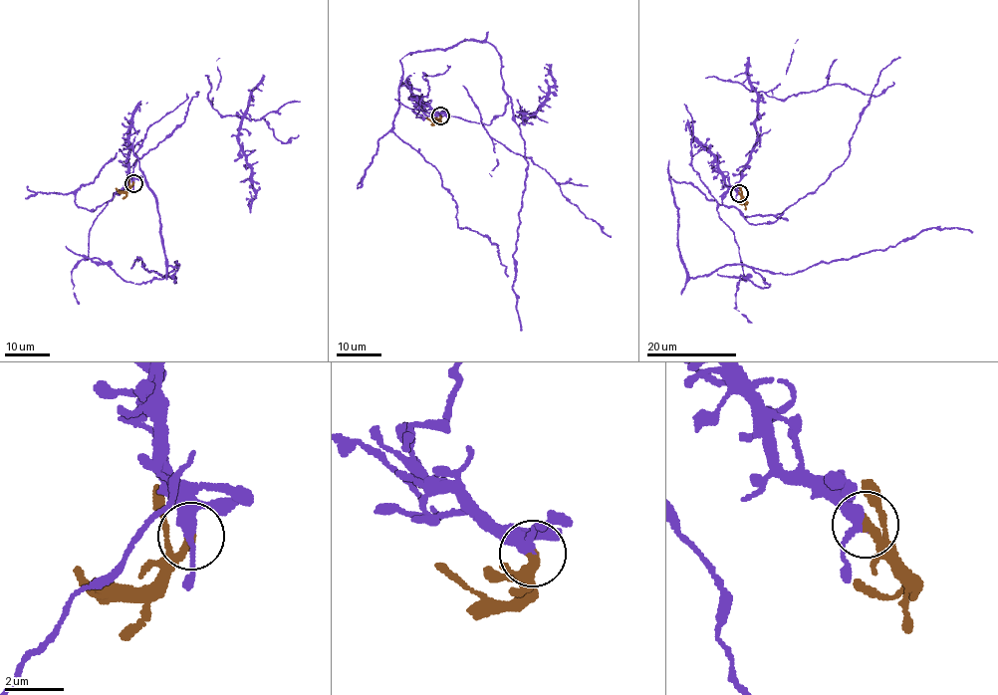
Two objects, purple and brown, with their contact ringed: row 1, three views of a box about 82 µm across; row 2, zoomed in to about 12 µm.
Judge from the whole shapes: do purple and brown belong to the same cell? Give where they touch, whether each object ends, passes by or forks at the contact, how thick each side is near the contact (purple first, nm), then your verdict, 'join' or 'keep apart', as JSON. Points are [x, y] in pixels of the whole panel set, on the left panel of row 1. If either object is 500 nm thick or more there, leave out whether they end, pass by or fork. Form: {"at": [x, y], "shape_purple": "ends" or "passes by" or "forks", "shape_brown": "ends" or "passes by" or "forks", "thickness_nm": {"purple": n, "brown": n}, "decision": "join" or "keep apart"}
{"at": [133, 183], "shape_purple": "passes by", "shape_brown": "ends", "thickness_nm": {"purple": 320, "brown": 320}, "decision": "join"}

